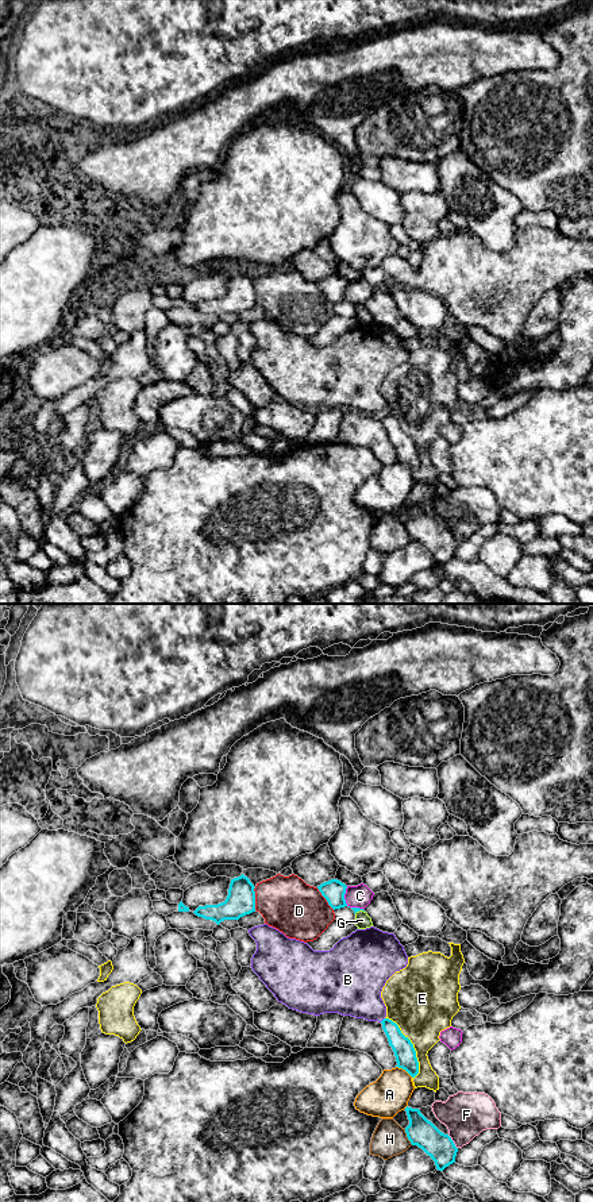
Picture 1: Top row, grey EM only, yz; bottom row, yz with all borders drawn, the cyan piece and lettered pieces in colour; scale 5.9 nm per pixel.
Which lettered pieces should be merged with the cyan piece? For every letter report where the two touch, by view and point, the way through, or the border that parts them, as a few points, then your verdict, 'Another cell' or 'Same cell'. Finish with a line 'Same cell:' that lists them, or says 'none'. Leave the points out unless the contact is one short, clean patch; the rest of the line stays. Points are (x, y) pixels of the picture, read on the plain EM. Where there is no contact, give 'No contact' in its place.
A: Touches cyan at yz (404, 463). Boundary: yz (396, 461), (412, 472). Another cell
B: Touches cyan at yz (382, 415). Another cell
C: Touches cyan at yz (345, 297). Another cell
D: Touches cyan at yz (254, 293). Another cell
E: Touches cyan at yz (412, 440). Another cell
F: Touches cyan at yz (453, 536). Another cell
G: Touches cyan at yz (359, 304). Another cell
H: Touches cyan at yz (408, 532). Another cell
Same cell: none

